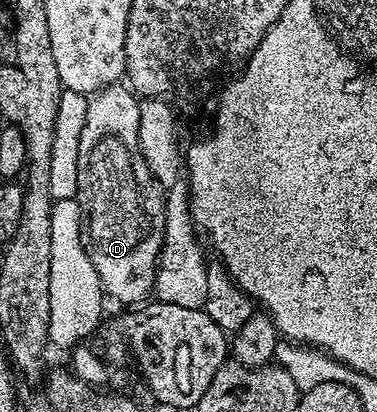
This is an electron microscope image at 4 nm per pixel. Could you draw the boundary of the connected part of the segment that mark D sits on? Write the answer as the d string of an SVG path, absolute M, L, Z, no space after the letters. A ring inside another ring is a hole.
M118 82L102 92L96 93L88 101L85 108L85 121L81 124L81 133L77 136L77 193L75 199L81 205L81 234L85 242L85 252L91 258L91 266L95 266L100 287L109 296L114 296L125 306L137 306L150 299L157 283L157 265L161 259L161 248L165 245L165 202L166 189L153 176L148 163L141 152L139 140L140 99L135 95L132 87Z

